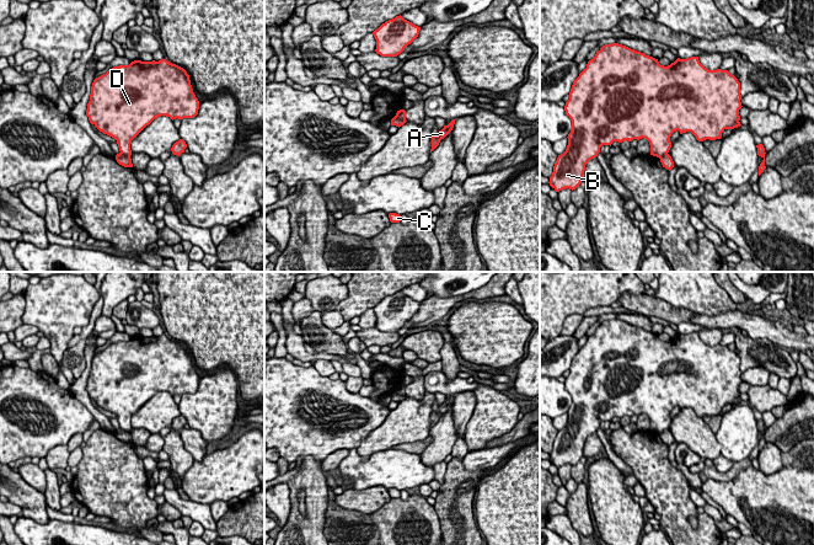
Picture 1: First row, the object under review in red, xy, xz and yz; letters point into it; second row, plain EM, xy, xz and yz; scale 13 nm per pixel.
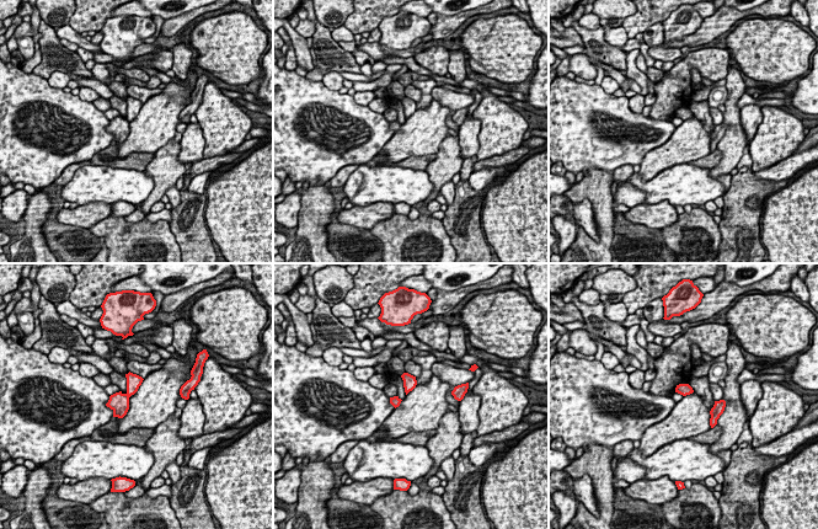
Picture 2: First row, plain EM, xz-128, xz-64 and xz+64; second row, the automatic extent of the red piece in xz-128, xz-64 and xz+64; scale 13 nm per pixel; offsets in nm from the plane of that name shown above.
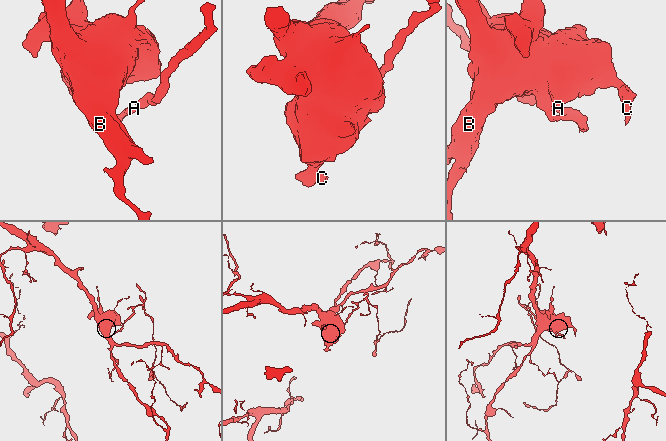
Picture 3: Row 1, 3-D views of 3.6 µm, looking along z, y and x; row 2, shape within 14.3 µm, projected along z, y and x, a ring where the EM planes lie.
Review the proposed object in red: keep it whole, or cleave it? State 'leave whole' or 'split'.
split

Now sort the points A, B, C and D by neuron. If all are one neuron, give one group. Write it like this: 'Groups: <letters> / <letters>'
Groups: A / B C D

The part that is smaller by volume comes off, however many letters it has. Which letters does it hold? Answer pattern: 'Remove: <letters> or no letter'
Remove: A

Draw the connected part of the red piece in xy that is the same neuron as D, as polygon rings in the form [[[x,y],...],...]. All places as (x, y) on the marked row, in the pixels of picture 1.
[[[166,59],[134,60],[129,65],[114,66],[93,80],[86,116],[100,132],[117,140],[121,154],[130,156],[132,140],[155,118],[193,118],[198,109],[199,101],[183,68]]]

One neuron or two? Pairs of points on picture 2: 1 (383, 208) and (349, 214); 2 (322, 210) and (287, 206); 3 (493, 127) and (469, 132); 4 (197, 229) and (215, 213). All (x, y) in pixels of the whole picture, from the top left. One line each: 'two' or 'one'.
1: one
2: two
3: two
4: two

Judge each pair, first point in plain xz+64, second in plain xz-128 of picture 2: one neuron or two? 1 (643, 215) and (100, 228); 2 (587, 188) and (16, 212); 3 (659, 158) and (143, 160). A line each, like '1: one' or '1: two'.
1: two
2: two
3: two

